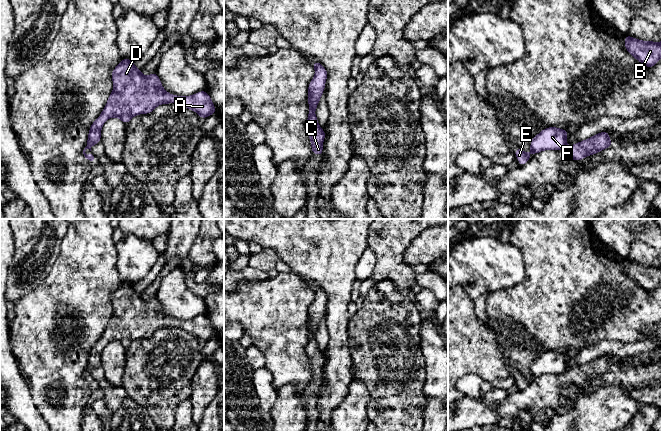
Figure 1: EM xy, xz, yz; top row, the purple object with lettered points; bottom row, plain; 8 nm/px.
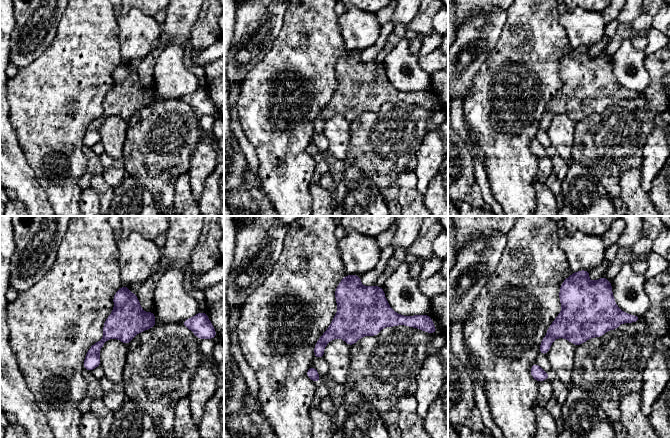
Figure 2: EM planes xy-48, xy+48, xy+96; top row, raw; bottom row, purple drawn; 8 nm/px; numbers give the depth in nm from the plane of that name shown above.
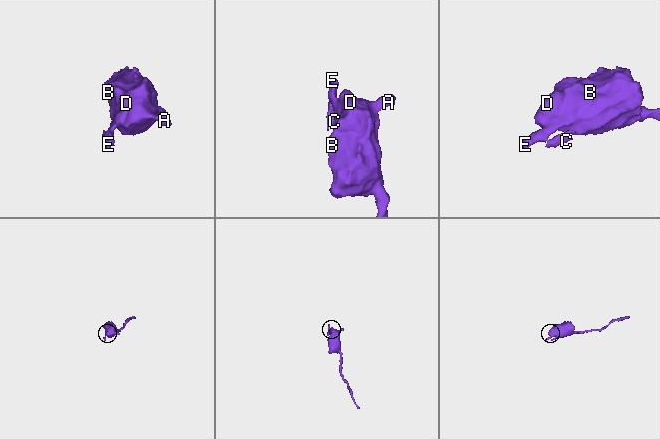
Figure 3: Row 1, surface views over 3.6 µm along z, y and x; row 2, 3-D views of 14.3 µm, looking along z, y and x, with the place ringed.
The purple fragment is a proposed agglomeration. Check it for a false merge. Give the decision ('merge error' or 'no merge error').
merge error

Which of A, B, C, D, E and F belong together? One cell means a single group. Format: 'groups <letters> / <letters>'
groups A B D E F / C

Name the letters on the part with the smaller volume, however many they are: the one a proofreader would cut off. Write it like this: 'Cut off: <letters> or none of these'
Cut off: C

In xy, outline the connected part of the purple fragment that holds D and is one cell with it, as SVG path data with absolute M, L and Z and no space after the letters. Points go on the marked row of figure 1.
M122 58L113 69L111 92L100 116L91 124L87 148L101 142L101 129L104 123L116 117L128 124L136 115L149 114L162 104L176 103L196 112L204 119L216 114L215 106L206 90L190 96L178 96L168 93L154 72L148 76L134 66L134 60Z

